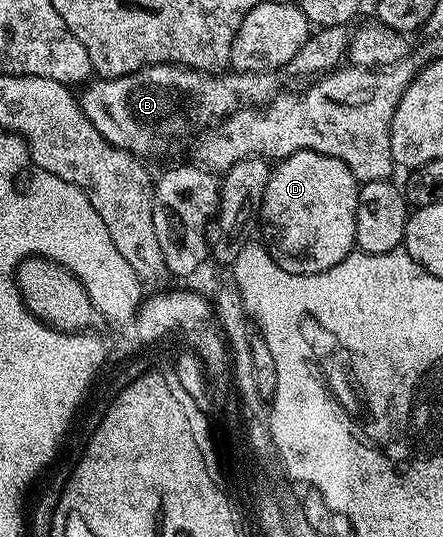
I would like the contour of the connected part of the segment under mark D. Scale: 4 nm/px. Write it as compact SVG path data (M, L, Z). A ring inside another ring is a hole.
M297 151L273 164L264 189L260 219L266 222L274 262L293 275L315 275L340 265L356 247L359 182L336 157Z

